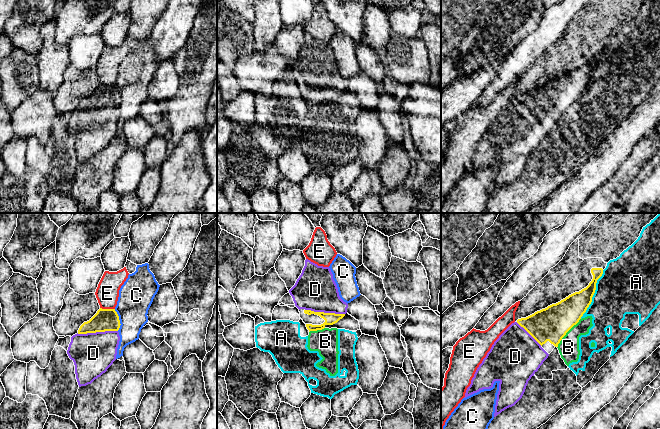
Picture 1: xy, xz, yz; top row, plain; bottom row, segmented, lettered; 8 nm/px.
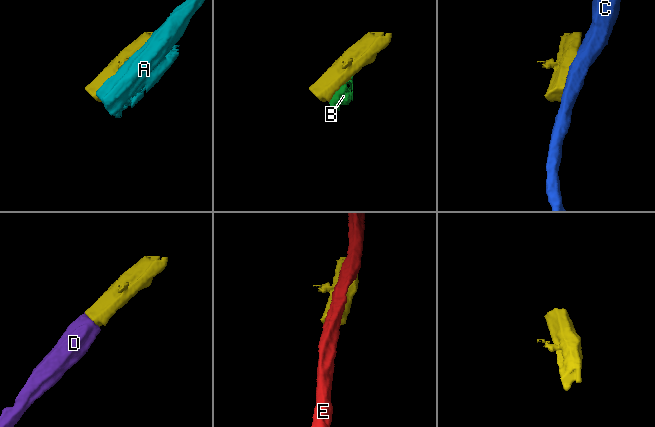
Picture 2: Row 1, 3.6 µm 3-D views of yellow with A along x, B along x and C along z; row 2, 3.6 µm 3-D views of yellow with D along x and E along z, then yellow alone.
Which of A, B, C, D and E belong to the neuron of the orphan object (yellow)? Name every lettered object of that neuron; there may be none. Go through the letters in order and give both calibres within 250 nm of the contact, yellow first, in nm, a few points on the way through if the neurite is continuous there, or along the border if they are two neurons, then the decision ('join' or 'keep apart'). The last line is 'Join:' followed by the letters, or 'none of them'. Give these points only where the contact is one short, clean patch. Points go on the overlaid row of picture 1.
A: 220 nm thick on the yellow side, 400 nm on the other; keep apart
B: 280 nm thick on the yellow side, 160 nm on the other; keep apart
C: 180 nm thick on the yellow side, 280 nm on the other; keep apart
D: 180 nm thick on the yellow side, 340 nm on the other; runs through xy (104, 320), (104, 324), (97, 331), (97, 341), (93, 353); join
E: 180 nm thick on the yellow side, 190 nm on the other; keep apart
Join: D

